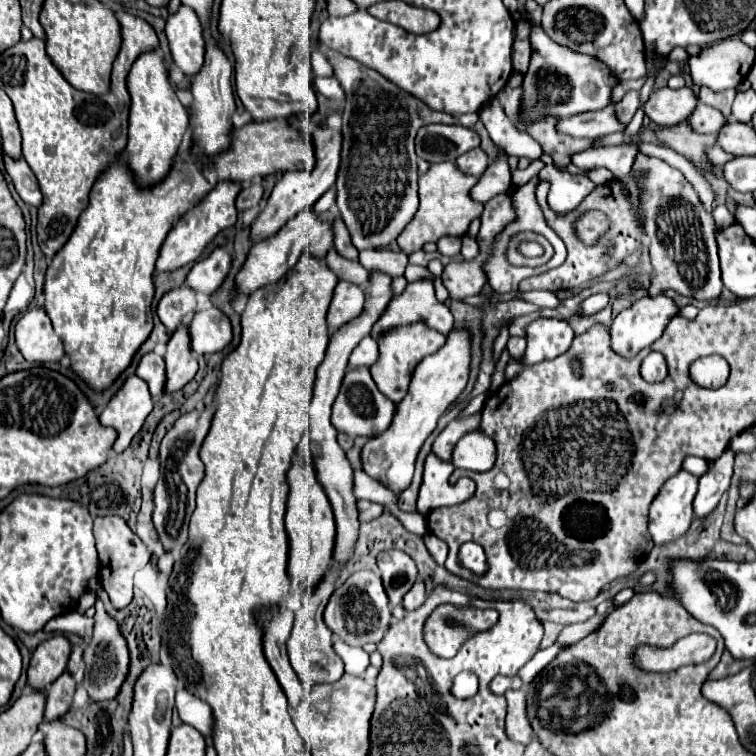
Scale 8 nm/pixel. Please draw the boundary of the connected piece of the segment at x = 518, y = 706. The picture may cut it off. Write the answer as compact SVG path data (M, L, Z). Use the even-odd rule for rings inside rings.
M508 689L504 693L506 703L508 703L508 715L506 715L506 733L522 743L528 743L532 737L532 727L526 719L526 693Z

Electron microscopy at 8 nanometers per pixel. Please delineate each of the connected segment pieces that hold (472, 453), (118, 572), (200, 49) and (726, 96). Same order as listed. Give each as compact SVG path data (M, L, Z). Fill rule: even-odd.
M480 427L466 433L456 443L452 453L452 465L470 471L488 471L494 465L494 459L496 459L494 441L488 435L484 435Z
M96 517L94 519L94 537L96 537L96 549L100 555L102 571L98 573L102 589L108 593L114 609L126 607L134 597L134 573L142 569L150 561L150 553L146 545L140 541L140 537L124 523L120 517Z
M180 7L180 11L168 17L166 23L168 43L174 55L174 63L194 79L204 65L204 39L202 39L202 25L196 13L190 7Z
M702 87L700 93L698 93L698 101L700 101L700 103L706 103L706 105L710 105L710 107L716 107L716 109L718 109L726 119L728 119L728 117L730 117L730 107L732 107L734 95L736 95L734 89L714 93L714 91Z

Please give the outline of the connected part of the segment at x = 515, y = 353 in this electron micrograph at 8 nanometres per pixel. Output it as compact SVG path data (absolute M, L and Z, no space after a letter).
M511 336L510 339L508 339L508 343L506 343L506 349L508 349L511 358L522 358L526 349L526 344L526 338Z

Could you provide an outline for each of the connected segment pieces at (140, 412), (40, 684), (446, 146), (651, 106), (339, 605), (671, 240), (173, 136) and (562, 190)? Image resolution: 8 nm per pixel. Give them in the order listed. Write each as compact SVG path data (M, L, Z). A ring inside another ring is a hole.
M130 375L116 391L116 395L108 401L108 405L100 413L100 423L118 431L118 439L114 443L116 453L124 451L130 445L144 419L150 415L152 405L154 403L148 385L138 375Z
M58 635L48 641L44 641L32 655L30 665L28 665L28 685L34 691L44 691L56 681L68 663L70 657L70 643L66 637Z
M424 125L416 133L416 155L428 163L454 161L478 145L478 135L462 125Z
M668 87L654 89L650 97L642 103L644 115L650 117L652 123L666 127L686 121L694 107L696 107L696 95L688 87L676 91Z
M356 571L352 573L330 597L324 609L324 623L328 629L338 635L344 643L362 647L364 643L378 643L388 625L390 625L390 611L388 611L388 597L382 587L382 579L372 571Z
M640 153L636 157L634 169L642 173L642 209L646 213L646 235L652 239L650 243L650 263L652 263L652 285L650 293L656 295L660 291L676 291L690 299L712 301L722 295L722 279L718 265L718 247L716 247L716 225L710 213L702 209L698 195L686 177L664 163L658 157L648 157Z
M160 47L146 51L136 59L132 71L128 73L128 91L132 97L132 105L126 159L138 183L154 185L168 175L172 161L182 145L182 139L190 127L188 107L178 99L176 89L168 81L168 69Z
M553 164L540 171L542 181L550 183L548 203L554 211L572 211L580 205L580 201L594 191L594 183L588 175L572 175L567 171L558 170Z

